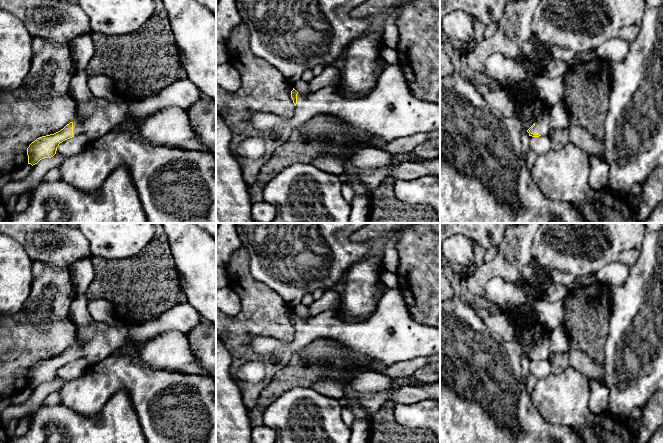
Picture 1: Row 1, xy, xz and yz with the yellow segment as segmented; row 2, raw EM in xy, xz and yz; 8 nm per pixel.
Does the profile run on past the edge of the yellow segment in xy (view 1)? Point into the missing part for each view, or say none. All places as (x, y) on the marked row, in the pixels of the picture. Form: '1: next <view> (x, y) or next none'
1: next xy (170, 126)

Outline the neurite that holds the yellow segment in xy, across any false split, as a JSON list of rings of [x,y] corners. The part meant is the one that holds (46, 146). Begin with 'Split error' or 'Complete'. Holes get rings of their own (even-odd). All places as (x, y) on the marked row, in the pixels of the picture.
Split error. [[[117,100],[111,101],[108,106],[97,109],[92,114],[84,118],[80,118],[76,115],[75,119],[67,124],[60,131],[54,134],[37,138],[27,148],[28,164],[31,164],[33,166],[44,158],[53,157],[56,154],[59,144],[74,136],[83,133],[88,137],[90,141],[94,141],[114,129],[123,128],[127,122],[135,122],[137,124],[137,128],[134,131],[143,140],[155,145],[178,147],[183,141],[197,137],[196,131],[193,128],[188,112],[185,109],[177,106],[169,106],[159,109],[146,118],[139,118],[134,116],[128,110],[128,105],[126,103]]]

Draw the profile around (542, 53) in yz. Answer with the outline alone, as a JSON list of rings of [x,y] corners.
[[[535,37],[523,44],[523,51],[527,58],[539,63],[543,67],[552,60],[563,60],[570,67],[591,60],[590,57],[576,60],[576,51],[560,48],[550,43],[543,43]]]

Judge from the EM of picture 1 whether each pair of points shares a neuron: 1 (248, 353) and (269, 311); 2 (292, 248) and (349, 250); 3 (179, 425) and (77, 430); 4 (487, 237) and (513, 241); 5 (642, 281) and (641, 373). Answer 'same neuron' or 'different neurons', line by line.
1: same neuron
2: same neuron
3: different neurons
4: different neurons
5: same neuron

